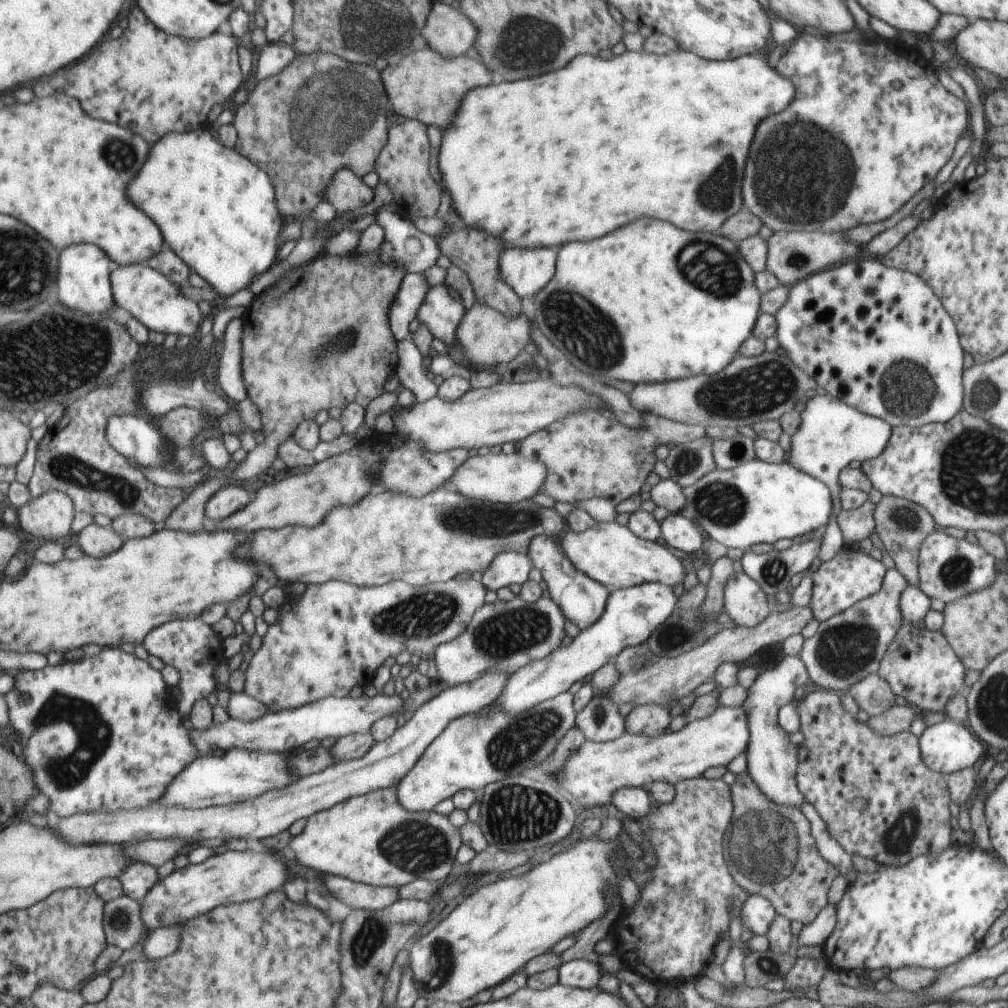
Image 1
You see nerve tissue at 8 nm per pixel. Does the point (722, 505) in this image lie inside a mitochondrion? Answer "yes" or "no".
yes

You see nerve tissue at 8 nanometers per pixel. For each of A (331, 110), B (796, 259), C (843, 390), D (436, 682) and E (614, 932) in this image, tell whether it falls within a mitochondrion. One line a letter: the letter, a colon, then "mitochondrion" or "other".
A: mitochondrion
B: mitochondrion
C: other
D: other
E: other

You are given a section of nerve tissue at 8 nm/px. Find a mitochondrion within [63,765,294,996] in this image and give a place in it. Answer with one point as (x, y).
(121, 921)

